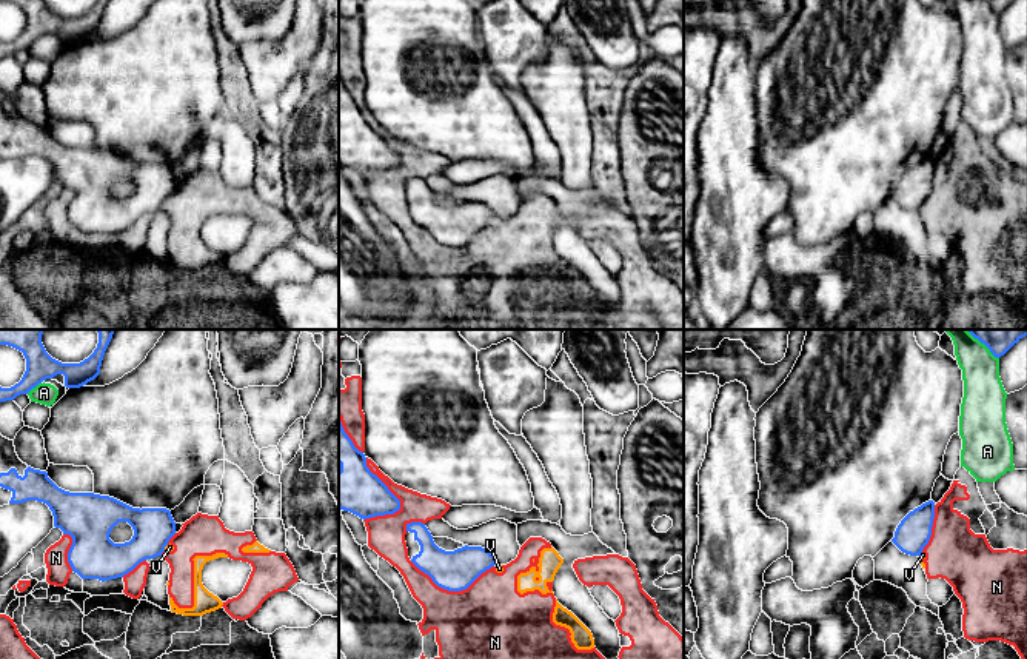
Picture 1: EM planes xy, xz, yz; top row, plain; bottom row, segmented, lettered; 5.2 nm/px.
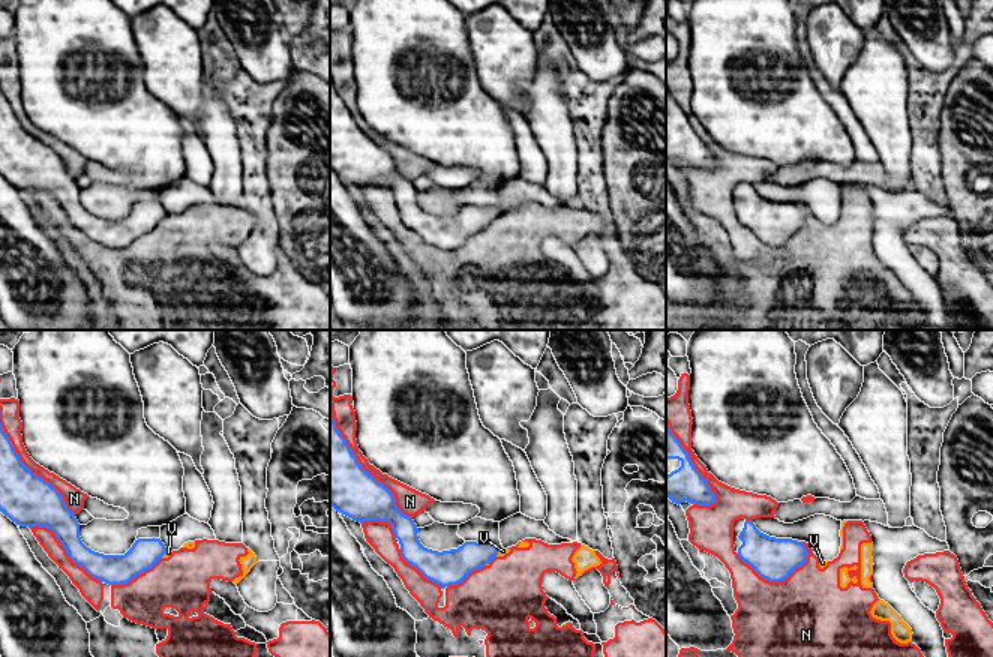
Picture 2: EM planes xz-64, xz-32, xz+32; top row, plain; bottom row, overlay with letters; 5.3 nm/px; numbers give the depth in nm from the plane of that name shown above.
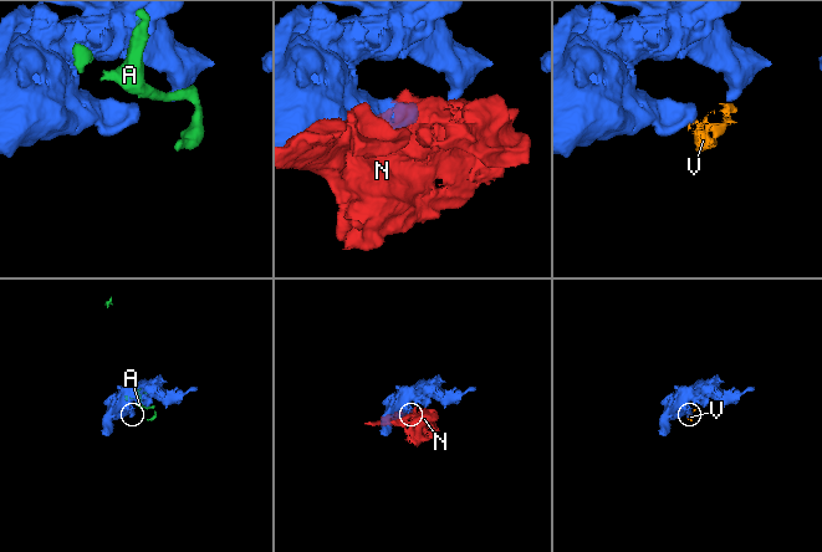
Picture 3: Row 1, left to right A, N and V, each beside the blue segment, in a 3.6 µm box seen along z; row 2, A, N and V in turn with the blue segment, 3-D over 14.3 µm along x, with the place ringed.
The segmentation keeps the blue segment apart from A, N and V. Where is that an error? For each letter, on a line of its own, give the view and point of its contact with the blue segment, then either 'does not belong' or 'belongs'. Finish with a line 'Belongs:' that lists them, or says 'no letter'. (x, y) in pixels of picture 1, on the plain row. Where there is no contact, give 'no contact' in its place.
A: xy (33, 42) | does not belong
N: xz (387, 142) | does not belong
V: xy (165, 200) | does not belong
Belongs: no letter

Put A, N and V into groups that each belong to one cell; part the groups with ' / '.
A / N V

